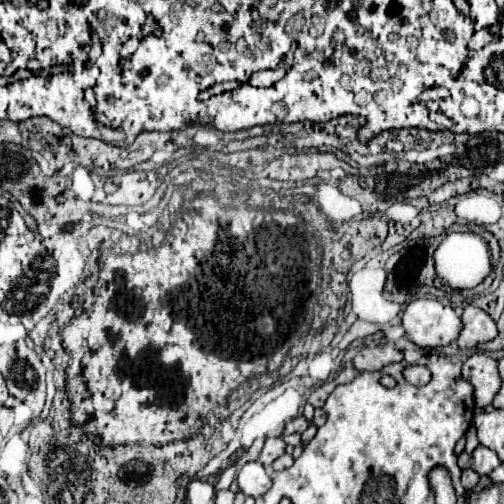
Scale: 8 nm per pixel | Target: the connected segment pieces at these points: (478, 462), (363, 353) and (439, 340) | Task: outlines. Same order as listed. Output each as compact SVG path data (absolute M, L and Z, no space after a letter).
M477 447L473 453L471 453L471 469L479 475L489 475L493 469L497 469L501 465L499 457L495 451L487 449L487 447Z
M387 343L387 345L375 345L375 347L361 349L355 355L353 365L357 371L379 371L381 367L389 363L399 363L399 361L403 361L403 353L395 349L391 343Z
M415 299L403 313L405 335L421 349L445 347L461 331L459 315L437 299Z

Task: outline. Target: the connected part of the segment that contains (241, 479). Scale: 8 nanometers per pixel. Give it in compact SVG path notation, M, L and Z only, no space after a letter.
M259 461L247 463L239 471L237 483L239 483L239 491L245 493L247 497L253 497L253 499L265 495L265 491L269 491L269 487L271 487L271 479Z

